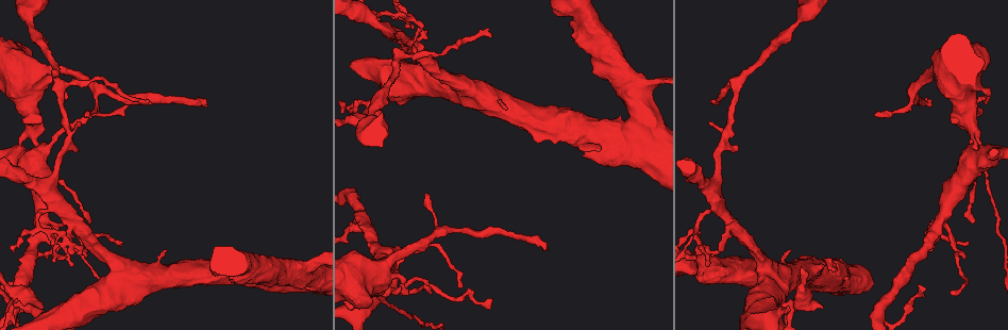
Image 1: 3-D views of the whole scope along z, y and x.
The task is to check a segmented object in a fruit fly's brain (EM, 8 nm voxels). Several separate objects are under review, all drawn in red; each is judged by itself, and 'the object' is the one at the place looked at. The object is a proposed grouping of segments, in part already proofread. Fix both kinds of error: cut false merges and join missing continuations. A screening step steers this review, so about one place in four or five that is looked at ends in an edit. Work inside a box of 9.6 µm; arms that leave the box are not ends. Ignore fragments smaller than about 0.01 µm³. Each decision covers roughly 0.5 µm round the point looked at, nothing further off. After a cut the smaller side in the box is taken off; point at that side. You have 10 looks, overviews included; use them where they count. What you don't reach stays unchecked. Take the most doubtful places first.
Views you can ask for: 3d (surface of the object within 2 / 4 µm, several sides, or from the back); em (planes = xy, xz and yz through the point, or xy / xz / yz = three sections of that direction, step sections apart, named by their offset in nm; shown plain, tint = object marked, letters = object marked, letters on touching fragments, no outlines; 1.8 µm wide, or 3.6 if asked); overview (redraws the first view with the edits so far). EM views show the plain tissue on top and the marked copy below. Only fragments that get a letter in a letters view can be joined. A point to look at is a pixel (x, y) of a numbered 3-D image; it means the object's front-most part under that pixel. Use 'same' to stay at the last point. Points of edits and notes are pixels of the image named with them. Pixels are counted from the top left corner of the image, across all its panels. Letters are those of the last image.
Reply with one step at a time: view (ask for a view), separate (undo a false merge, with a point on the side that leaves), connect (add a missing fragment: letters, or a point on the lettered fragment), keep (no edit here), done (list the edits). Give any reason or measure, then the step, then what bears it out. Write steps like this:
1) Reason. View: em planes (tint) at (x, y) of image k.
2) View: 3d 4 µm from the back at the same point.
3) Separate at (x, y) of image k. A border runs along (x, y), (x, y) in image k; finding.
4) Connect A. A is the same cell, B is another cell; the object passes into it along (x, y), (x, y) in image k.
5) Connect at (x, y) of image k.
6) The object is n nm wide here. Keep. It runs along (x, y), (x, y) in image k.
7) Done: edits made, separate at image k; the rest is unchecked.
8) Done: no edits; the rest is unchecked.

Sharp bend. View: 3d 4 µm at (715, 193) of image 1.

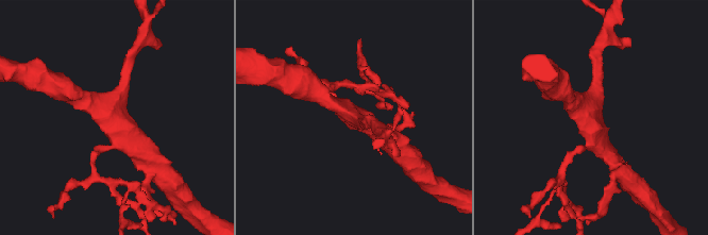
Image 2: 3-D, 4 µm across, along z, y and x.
Shape alone is not enough. View: em planes (tint) at (351, 116) of image 2.

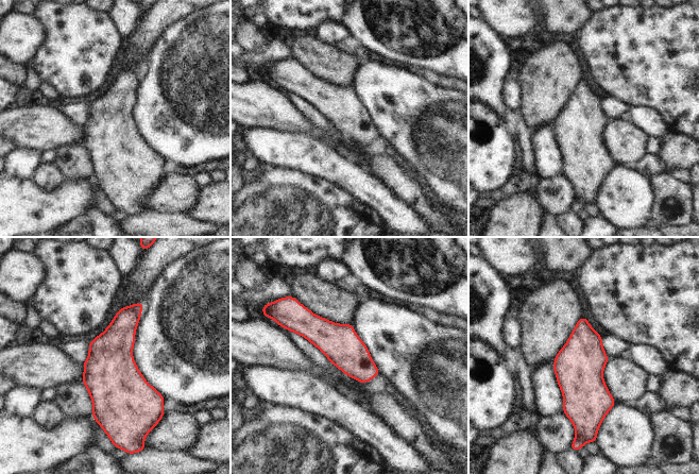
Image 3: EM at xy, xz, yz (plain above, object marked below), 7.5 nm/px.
What lies round it. View: em planes (letters) at the same point.

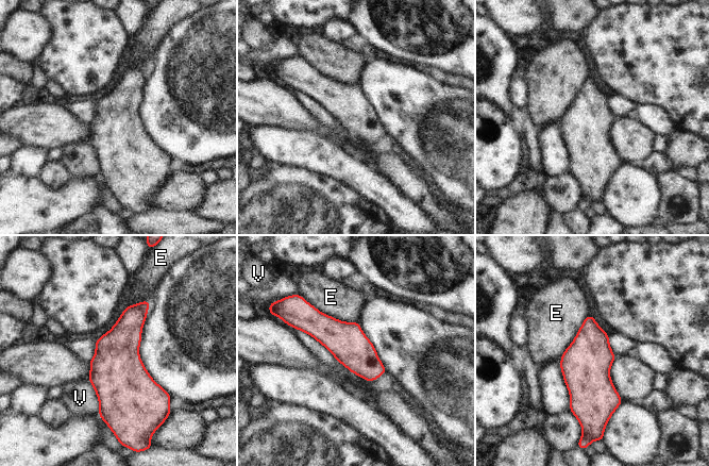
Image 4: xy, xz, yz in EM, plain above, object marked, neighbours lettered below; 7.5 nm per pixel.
Keep. E and V are other cells; a border runs along (306, 300), (324, 314), (357, 322) in image 4; continuous, no second neuron.

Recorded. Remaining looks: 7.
Thick turns thin. View: 3d 4 µm at (37, 153) of image 1.

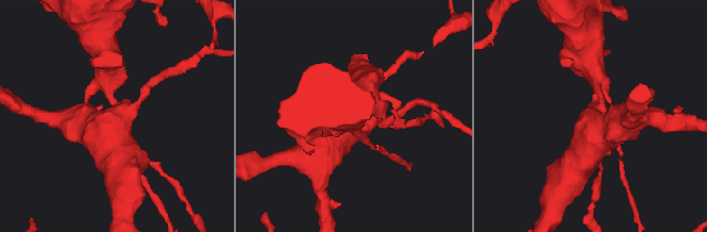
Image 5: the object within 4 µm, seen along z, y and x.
View: em 3.6 µm planes (letters) at (597, 118) of image 5.

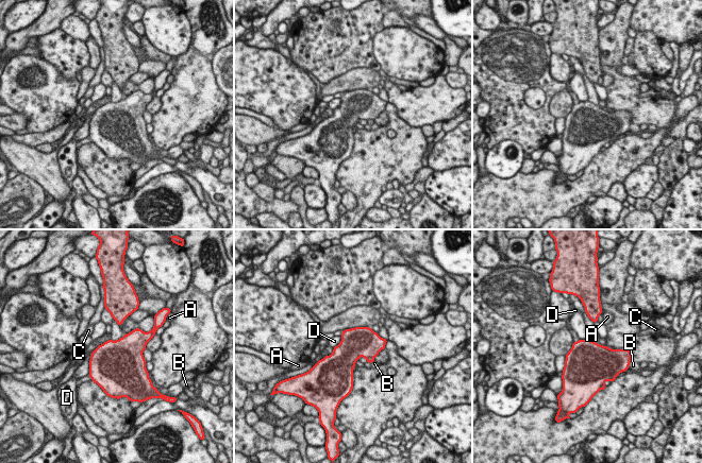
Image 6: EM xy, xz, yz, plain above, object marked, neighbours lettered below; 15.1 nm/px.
Separate at (364, 342) of image 6. A, B, C and D are other cells; a border runs along (373, 357), (367, 358) in image 6; two neurons meet here.

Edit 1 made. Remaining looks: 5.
Free end. View: em planes (tint) at (81, 123) of image 1.

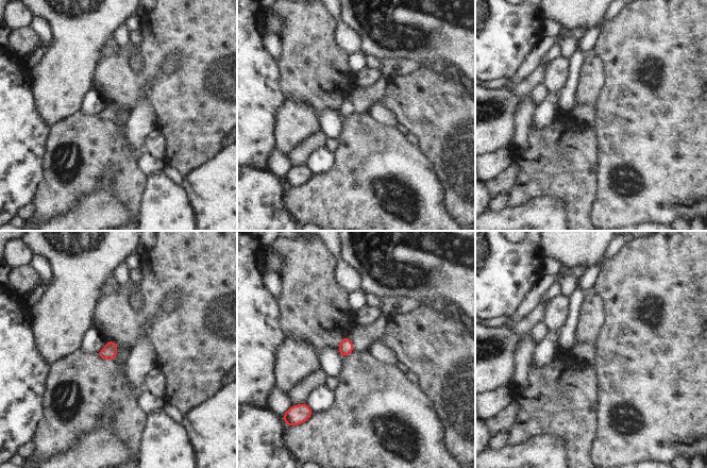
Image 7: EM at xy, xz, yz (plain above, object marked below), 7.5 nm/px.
View: em planes (letters) at the same point.

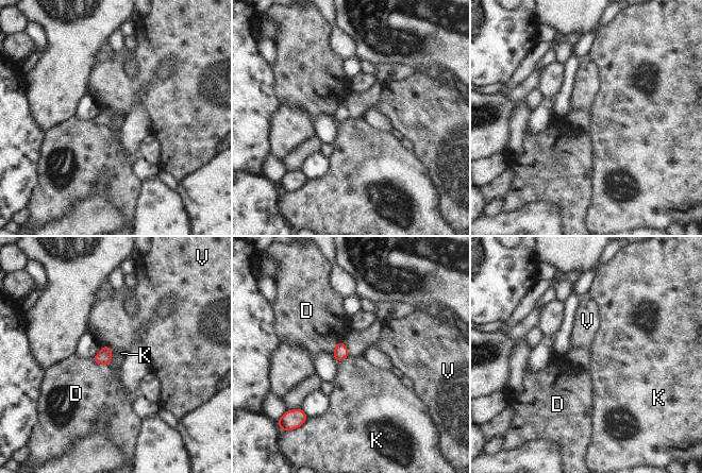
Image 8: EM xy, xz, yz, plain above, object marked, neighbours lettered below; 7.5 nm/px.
Keep. D, K and V are other cells; no lettered fragment goes on from it.

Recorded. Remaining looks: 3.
Branch stops here. View: 3d 2 µm at (354, 101) of image 1.

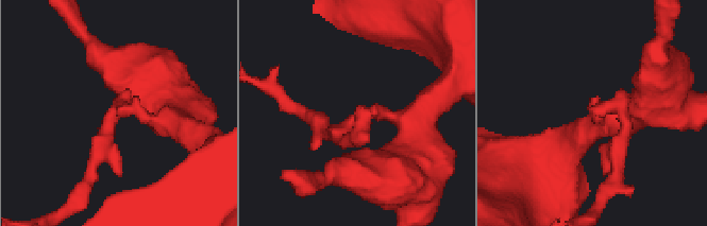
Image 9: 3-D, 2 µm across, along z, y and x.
View: em planes (letters) at (121, 109) of image 9.

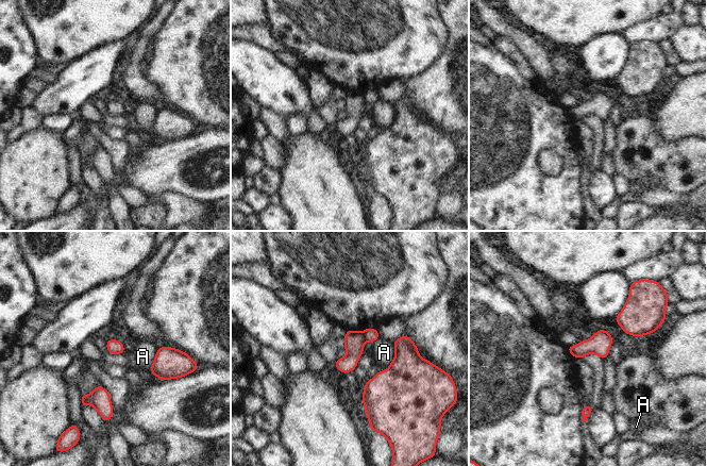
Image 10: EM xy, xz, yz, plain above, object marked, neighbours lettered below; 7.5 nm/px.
Separate at (353, 340) of image 10. A is another cell; a second neuron is stuck on.

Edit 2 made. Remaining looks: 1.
Done: edits made, separate at image 6, separate at image 10; the rest is unchecked.

